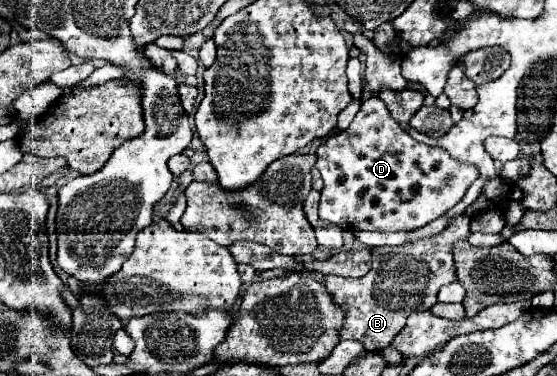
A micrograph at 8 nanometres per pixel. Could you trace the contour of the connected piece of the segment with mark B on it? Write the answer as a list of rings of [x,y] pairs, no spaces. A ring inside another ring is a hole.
[[[463,212],[463,214],[455,216],[453,220],[449,220],[449,226],[445,228],[445,232],[439,232],[437,236],[431,236],[431,238],[421,238],[421,240],[415,240],[415,242],[409,242],[409,244],[403,244],[403,246],[379,246],[379,248],[373,248],[373,250],[371,250],[371,260],[373,260],[373,266],[371,266],[371,270],[369,270],[363,278],[325,276],[325,288],[327,288],[327,292],[331,294],[333,302],[345,310],[345,324],[343,324],[343,328],[341,328],[341,340],[357,340],[357,342],[361,342],[361,344],[363,344],[363,348],[365,348],[367,352],[381,352],[383,348],[387,348],[387,346],[393,342],[393,338],[395,338],[395,336],[401,332],[401,328],[405,326],[405,320],[409,318],[409,306],[415,306],[415,304],[411,304],[409,300],[413,300],[413,298],[415,298],[417,308],[429,310],[429,308],[437,302],[437,292],[439,292],[439,288],[455,280],[455,266],[453,266],[453,252],[451,252],[451,248],[453,248],[453,244],[455,244],[457,240],[463,240],[463,238],[465,238],[465,234],[467,234],[467,238],[469,238],[469,234],[471,234],[471,230],[469,230],[469,222],[471,222],[471,216]]]

